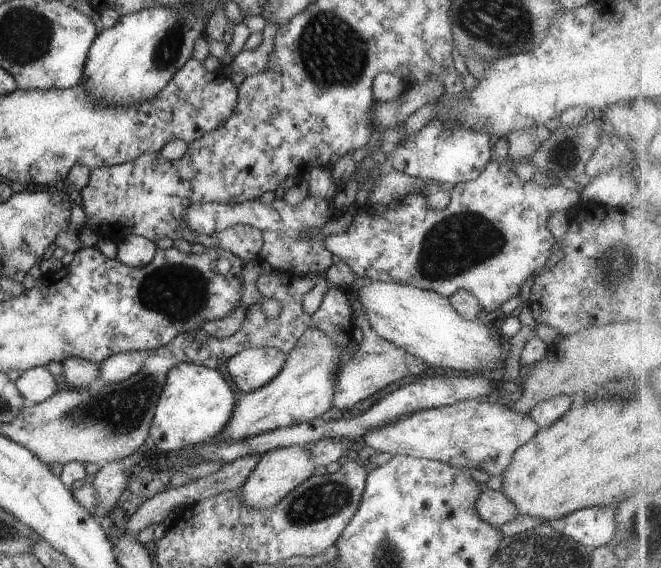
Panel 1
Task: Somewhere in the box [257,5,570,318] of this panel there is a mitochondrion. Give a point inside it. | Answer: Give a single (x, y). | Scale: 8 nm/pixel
(334, 55)

